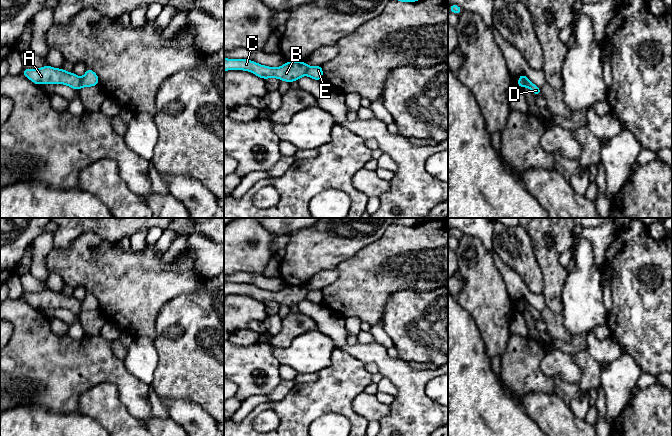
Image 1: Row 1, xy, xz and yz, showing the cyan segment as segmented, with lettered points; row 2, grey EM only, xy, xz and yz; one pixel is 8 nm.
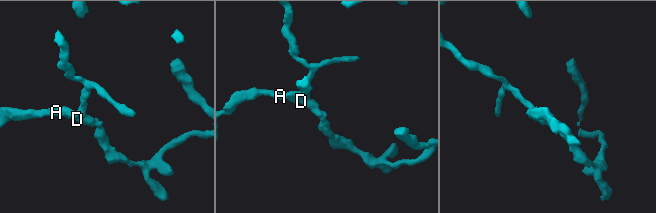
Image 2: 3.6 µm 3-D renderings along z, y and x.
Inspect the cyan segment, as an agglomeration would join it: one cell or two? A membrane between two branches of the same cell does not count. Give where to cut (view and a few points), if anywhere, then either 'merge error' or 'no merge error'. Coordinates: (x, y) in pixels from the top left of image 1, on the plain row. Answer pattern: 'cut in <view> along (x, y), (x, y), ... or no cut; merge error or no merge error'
cut in yz along (520, 299), (525, 302), (526, 309); merge error

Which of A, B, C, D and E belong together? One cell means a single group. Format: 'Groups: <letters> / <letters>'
Groups: A B C / D E

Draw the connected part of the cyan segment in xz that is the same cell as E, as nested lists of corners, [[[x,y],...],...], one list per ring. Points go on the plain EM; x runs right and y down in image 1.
[[[320,289],[309,290],[307,293],[306,299],[314,304],[322,305],[322,303],[323,303],[323,290],[320,290]]]

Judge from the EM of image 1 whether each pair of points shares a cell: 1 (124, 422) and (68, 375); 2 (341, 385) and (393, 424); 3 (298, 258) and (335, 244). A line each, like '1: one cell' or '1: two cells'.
1: two cells
2: two cells
3: one cell

